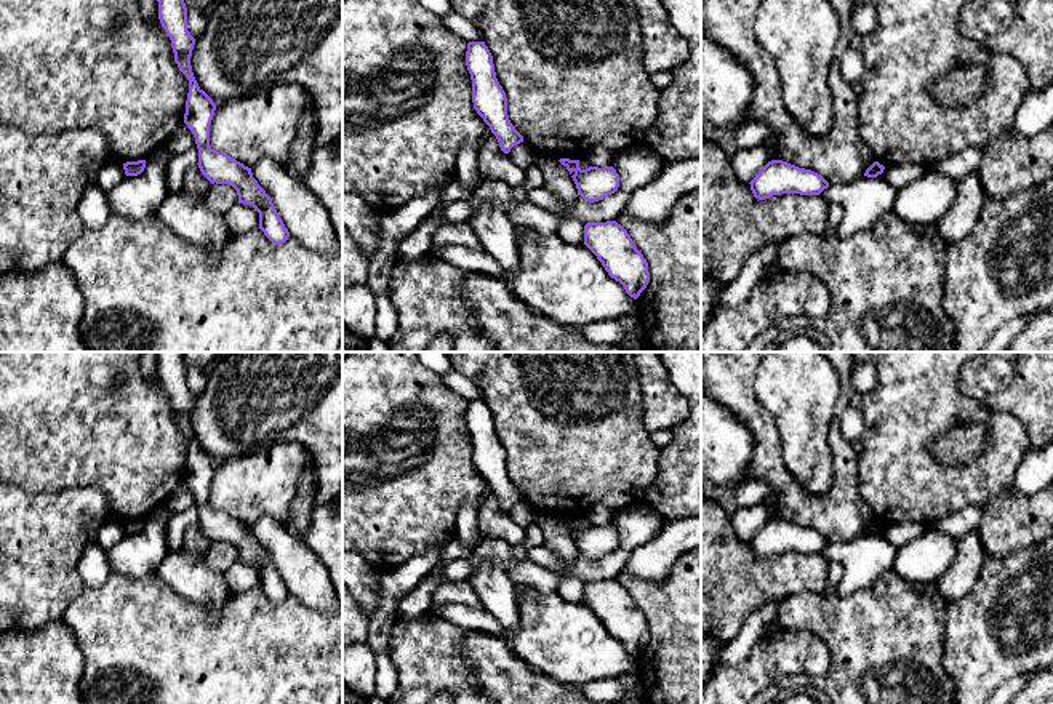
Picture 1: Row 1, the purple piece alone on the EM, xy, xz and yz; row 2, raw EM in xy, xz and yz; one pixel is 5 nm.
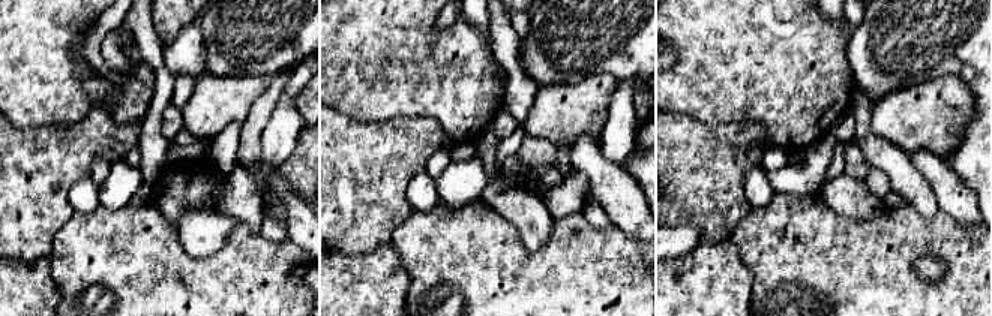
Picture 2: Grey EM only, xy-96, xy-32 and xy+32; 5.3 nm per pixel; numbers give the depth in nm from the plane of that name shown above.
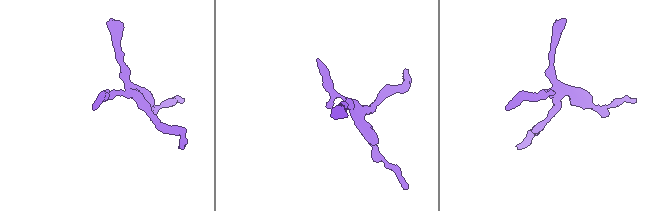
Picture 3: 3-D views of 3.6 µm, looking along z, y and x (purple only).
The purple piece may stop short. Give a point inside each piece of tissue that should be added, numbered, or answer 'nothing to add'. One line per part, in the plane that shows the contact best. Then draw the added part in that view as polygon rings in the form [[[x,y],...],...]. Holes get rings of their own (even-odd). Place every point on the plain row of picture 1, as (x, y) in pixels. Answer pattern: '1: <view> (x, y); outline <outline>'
nothing to add

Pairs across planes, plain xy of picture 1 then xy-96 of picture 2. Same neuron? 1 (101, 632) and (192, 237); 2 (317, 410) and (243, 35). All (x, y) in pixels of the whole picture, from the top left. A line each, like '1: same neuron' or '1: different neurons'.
1: different neurons
2: same neuron

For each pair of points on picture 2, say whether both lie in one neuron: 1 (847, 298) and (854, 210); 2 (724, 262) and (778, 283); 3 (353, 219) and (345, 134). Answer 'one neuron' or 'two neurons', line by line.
1: two neurons
2: two neurons
3: one neuron

